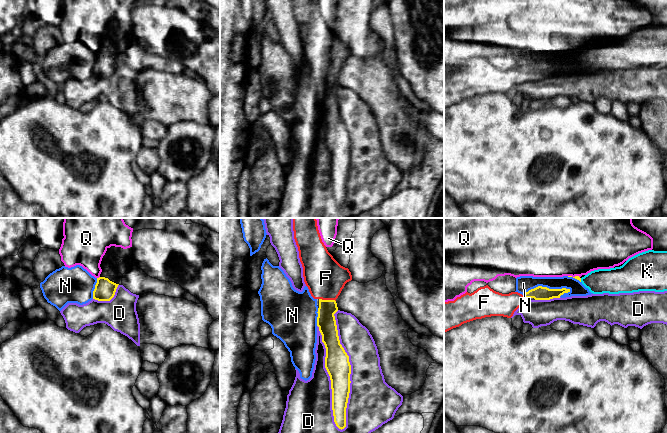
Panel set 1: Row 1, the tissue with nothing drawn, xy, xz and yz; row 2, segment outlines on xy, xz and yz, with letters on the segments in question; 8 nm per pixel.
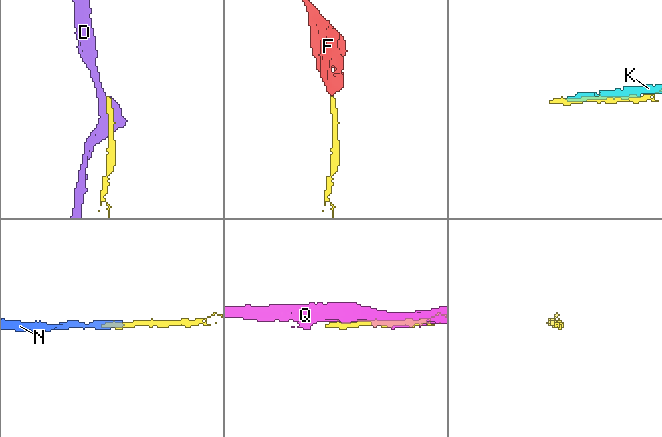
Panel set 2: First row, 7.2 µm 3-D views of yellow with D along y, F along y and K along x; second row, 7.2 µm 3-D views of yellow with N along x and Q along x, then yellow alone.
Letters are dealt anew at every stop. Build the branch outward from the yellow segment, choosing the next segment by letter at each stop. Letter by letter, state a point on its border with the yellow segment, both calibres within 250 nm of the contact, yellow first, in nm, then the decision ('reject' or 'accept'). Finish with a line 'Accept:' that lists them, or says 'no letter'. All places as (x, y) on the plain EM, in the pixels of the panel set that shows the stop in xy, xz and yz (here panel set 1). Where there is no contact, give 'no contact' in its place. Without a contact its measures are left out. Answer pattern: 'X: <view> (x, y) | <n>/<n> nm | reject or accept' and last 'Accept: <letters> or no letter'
D: xz (350, 146) | 200/320 nm | reject
F: xz (327, 76) | 150/320 nm | accept
K: yz (580, 56) | 30/200 nm | reject
N: yz (546, 63) | 110/130 nm | reject
Q: xy (99, 53) | 160/280 nm | reject
Accept: F

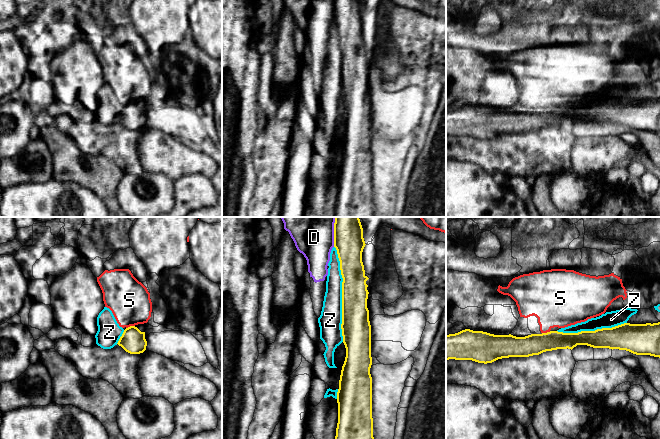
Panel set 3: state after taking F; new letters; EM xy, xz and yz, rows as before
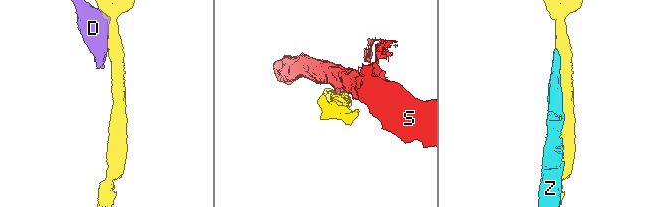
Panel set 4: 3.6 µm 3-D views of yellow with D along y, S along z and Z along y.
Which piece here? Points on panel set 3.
D: xz (334, 11) | 240/280 nm | reject
S: xy (130, 102) | 200/340 nm | reject
Z: xz (342, 70) | 220/190 nm | reject
Accept: no letter

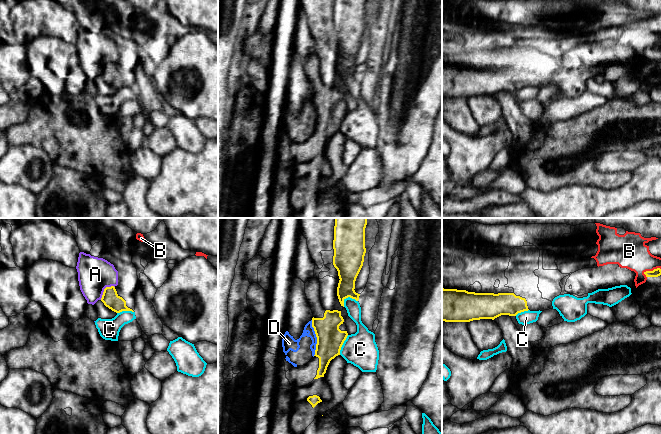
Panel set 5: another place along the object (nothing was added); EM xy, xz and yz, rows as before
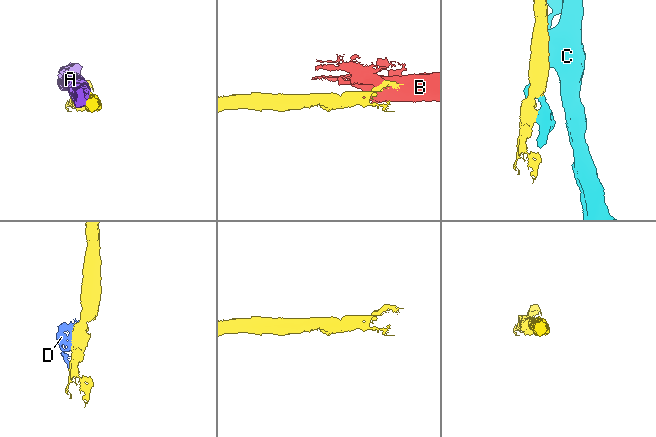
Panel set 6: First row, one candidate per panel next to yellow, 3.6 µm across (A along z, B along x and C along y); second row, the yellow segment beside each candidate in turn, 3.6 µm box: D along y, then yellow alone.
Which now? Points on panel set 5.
A: xy (104, 66) | 140/280 nm | reject
B: yz (651, 47) | 60/280 nm | reject
C: xz (347, 73) | 190/120 nm | reject
D: xz (317, 114) | 220/110 nm | reject
Accept: no letter

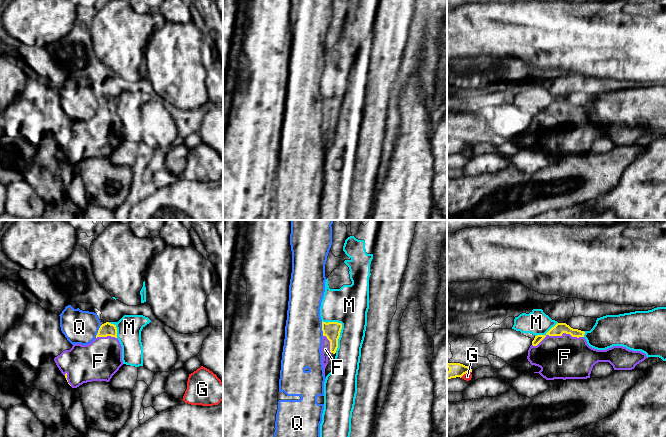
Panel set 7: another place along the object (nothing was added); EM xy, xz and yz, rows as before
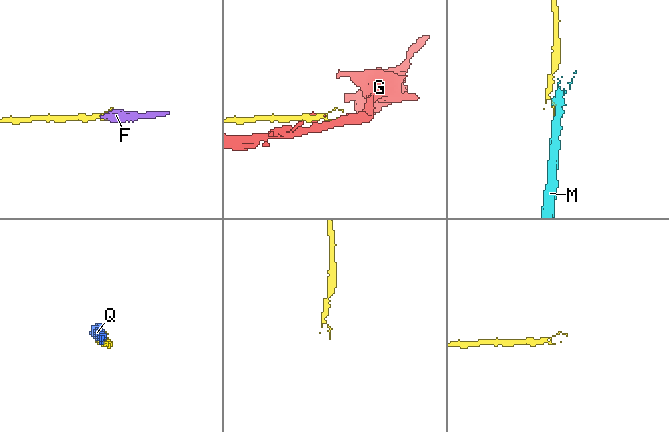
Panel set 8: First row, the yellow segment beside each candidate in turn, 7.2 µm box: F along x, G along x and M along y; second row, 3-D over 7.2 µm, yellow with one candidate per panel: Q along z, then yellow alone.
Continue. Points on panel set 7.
F: yz (557, 111) | 90/360 nm | accept
G: yz (465, 149) | 110/60 nm | reject
M: xz (341, 104) | 140/300 nm | reject
Q: xz (322, 104) | 140/300 nm | reject
Accept: F

